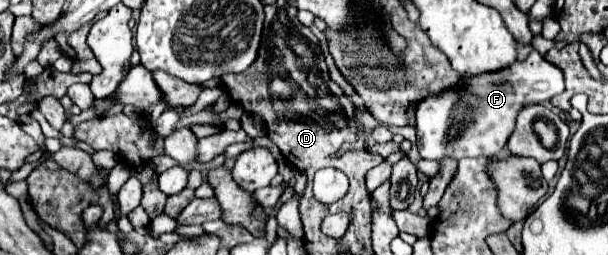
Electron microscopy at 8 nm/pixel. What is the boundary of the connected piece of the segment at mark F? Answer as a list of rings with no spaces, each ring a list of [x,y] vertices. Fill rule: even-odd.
[[[536,49],[526,61],[516,61],[504,71],[480,77],[466,77],[464,91],[452,89],[428,97],[418,105],[416,131],[418,151],[422,159],[440,161],[442,157],[490,157],[500,155],[514,131],[516,115],[524,105],[534,105],[552,99],[564,91],[564,75],[552,67]],[[468,115],[468,119],[464,119]]]

